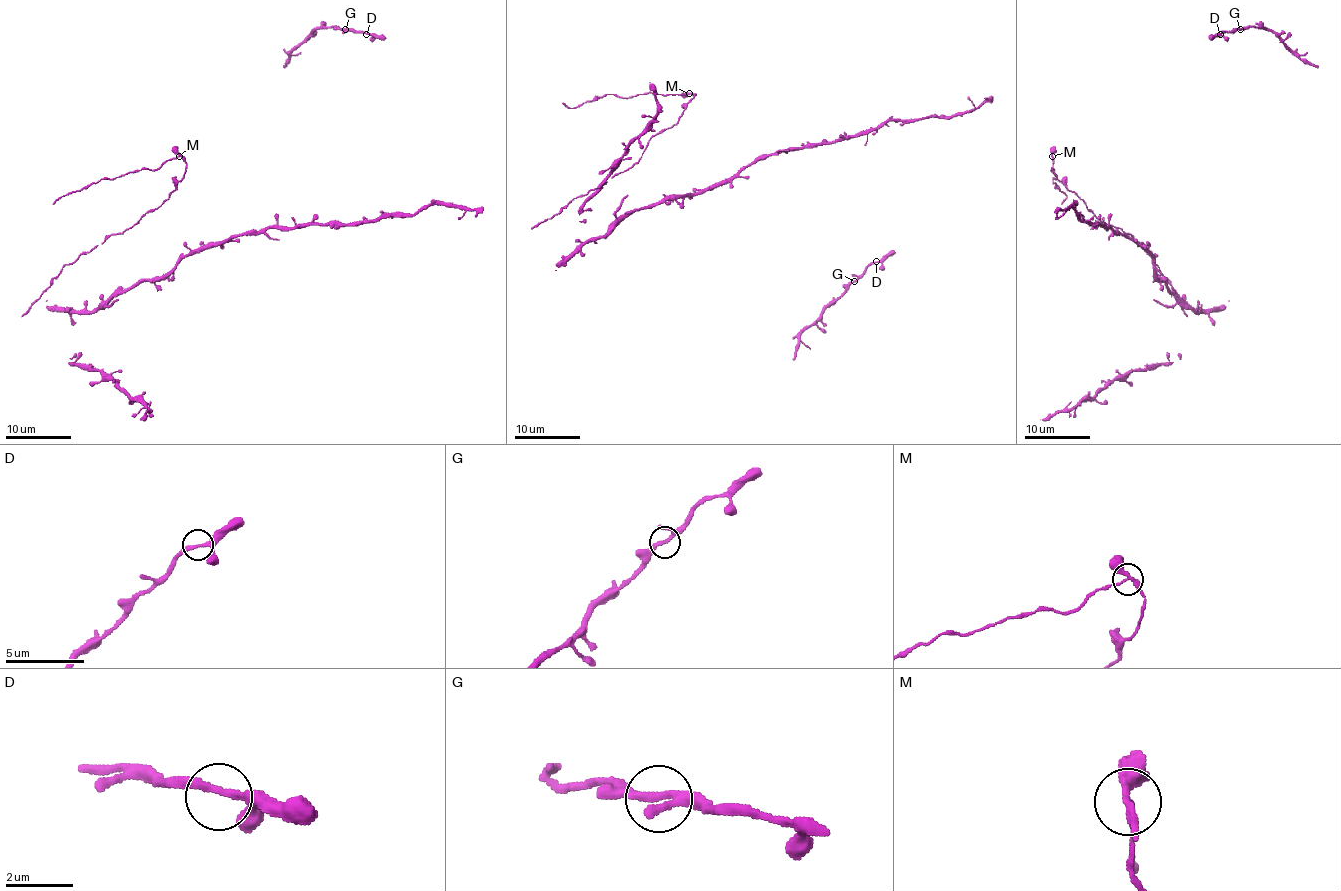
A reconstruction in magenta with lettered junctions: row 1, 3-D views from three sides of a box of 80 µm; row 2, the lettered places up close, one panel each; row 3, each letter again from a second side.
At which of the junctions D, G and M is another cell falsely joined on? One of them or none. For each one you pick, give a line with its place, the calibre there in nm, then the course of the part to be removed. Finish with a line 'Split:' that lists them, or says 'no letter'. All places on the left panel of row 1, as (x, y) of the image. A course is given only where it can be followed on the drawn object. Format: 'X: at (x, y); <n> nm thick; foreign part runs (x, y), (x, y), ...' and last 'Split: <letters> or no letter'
M: at (179, 156); 240 nm thick; foreign part runs (180, 155), (165, 160), (153, 170), (140, 169), (114, 178), (101, 178), (63, 195), (52, 205)
Split: M

